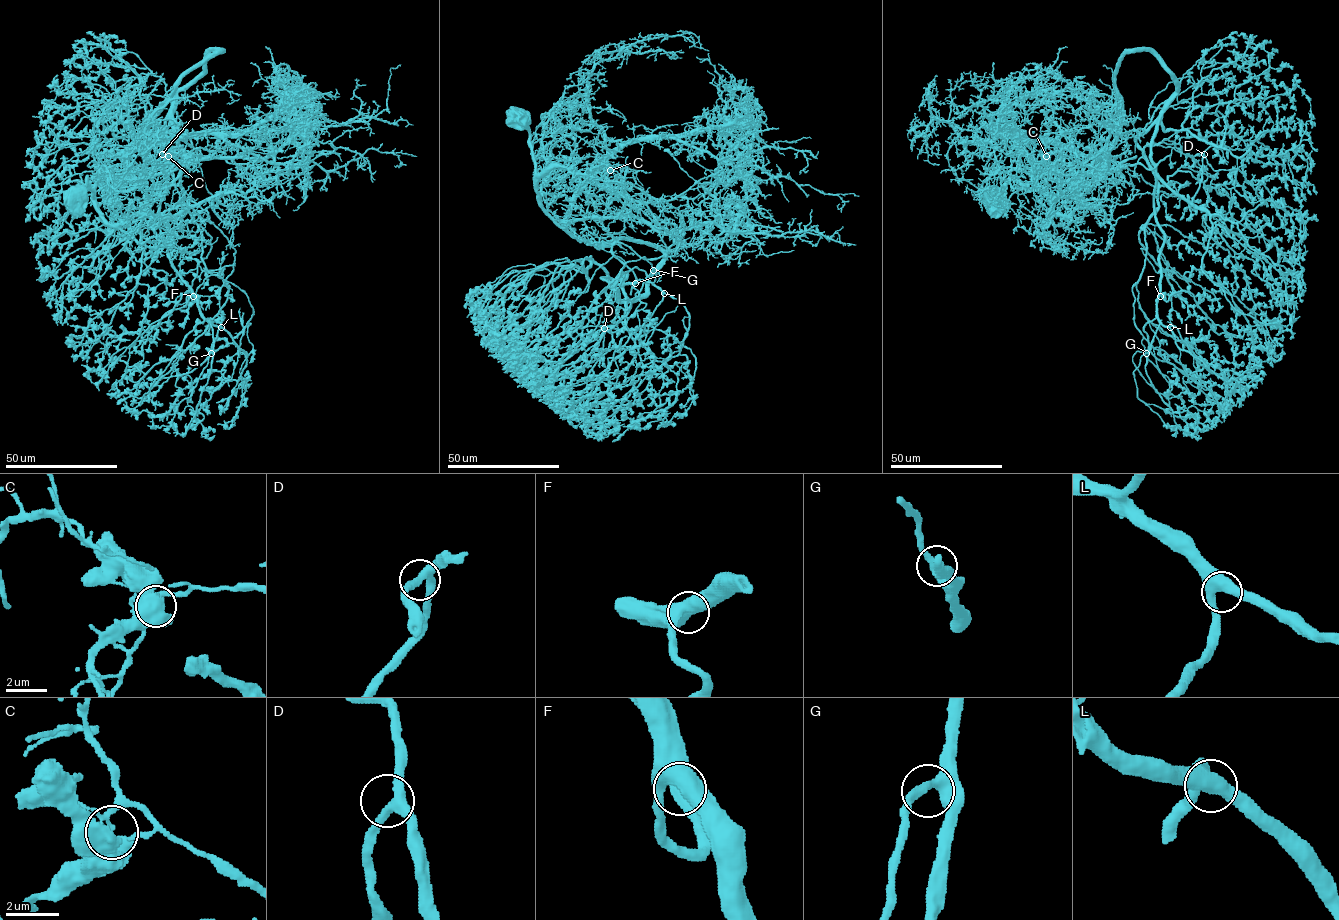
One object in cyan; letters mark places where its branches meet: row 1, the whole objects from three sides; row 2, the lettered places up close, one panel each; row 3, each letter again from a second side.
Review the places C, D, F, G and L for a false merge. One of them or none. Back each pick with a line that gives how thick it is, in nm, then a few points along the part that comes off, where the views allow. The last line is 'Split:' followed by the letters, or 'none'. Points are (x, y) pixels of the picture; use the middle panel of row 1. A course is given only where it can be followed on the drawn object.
C: Thickness 320 nm. Course of the part to remove: (610, 169), (602, 226), (616, 241), (655, 259), (677, 243), (715, 238), (723, 230), (717, 199), (664, 149)
Split: C

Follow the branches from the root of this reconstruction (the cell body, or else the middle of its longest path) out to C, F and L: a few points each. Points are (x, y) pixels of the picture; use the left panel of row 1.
C: (76, 198), (87, 180), (92, 196), (112, 154), (163, 143), (168, 155)
F: (76, 198), (121, 162), (177, 81), (221, 51), (177, 91), (183, 163), (159, 210), (171, 265), (193, 296)
L: (76, 198), (121, 162), (177, 81), (221, 51), (177, 91), (183, 163), (159, 210), (171, 265), (221, 327)

